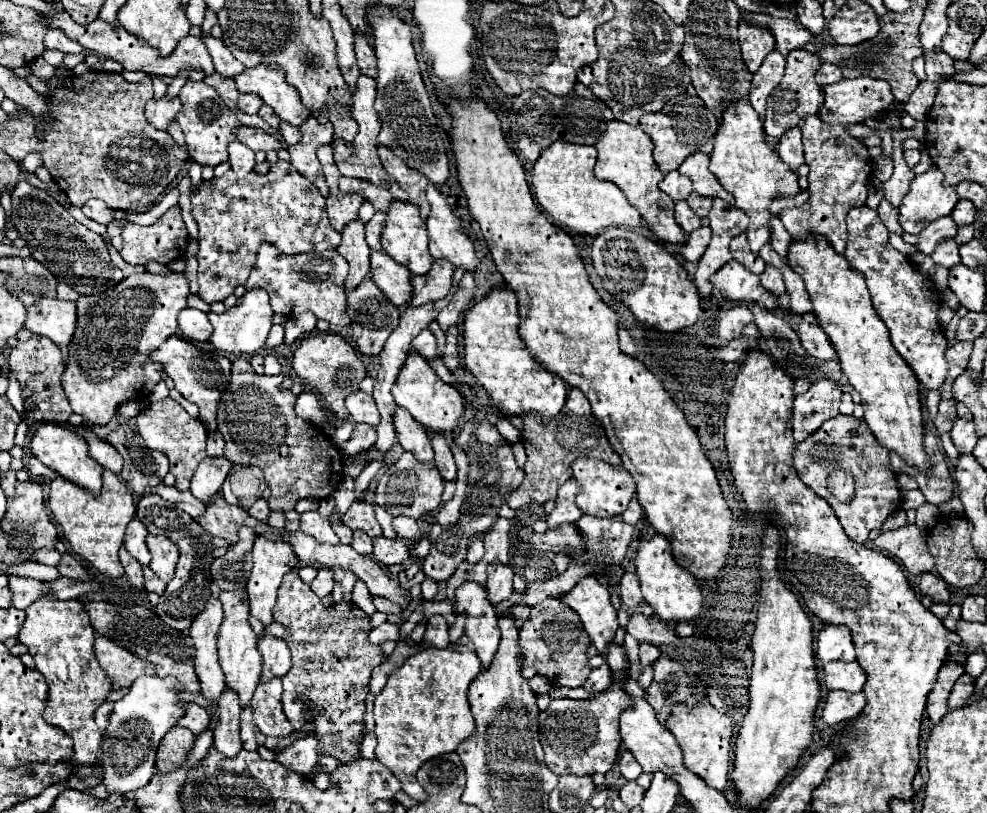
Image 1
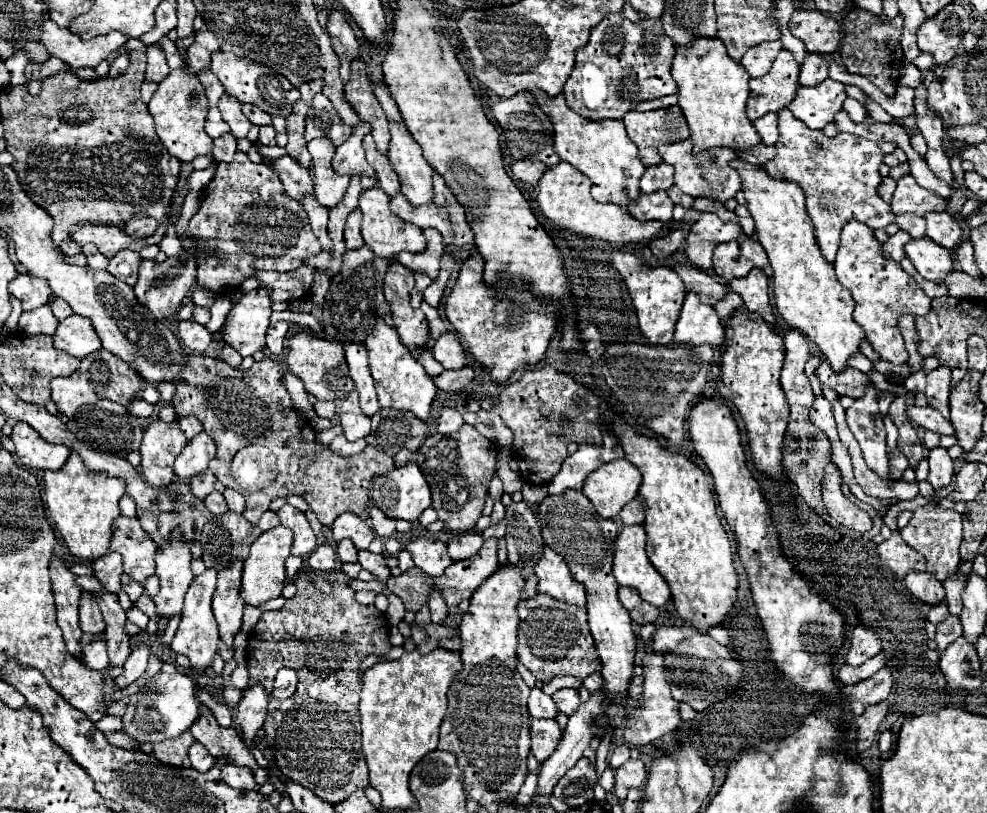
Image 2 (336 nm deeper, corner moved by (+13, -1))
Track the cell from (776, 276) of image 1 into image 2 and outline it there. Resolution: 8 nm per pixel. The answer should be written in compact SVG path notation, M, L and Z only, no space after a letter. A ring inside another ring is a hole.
M747 241L747 243L741 243L741 255L749 261L755 263L755 267L763 269L765 265L769 265L769 259L767 259L767 253L765 249L757 243L757 241Z

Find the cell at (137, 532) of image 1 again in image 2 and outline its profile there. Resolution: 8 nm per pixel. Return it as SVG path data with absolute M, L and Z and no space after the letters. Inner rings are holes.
M107 551L101 559L93 563L97 579L103 583L103 587L109 593L119 593L121 591L121 573L123 573L123 563L121 563L121 553L117 551Z

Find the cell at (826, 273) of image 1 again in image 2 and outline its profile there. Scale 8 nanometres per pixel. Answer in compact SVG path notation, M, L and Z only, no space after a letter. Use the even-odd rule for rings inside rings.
M743 159L731 161L743 179L743 193L747 209L755 219L757 241L765 247L773 267L773 293L779 315L791 329L815 341L829 365L841 373L847 369L849 357L861 353L865 331L853 319L853 297L837 277L829 261L823 259L815 241L815 229L807 215L805 193L797 183L781 177L769 177L763 167L751 165Z

